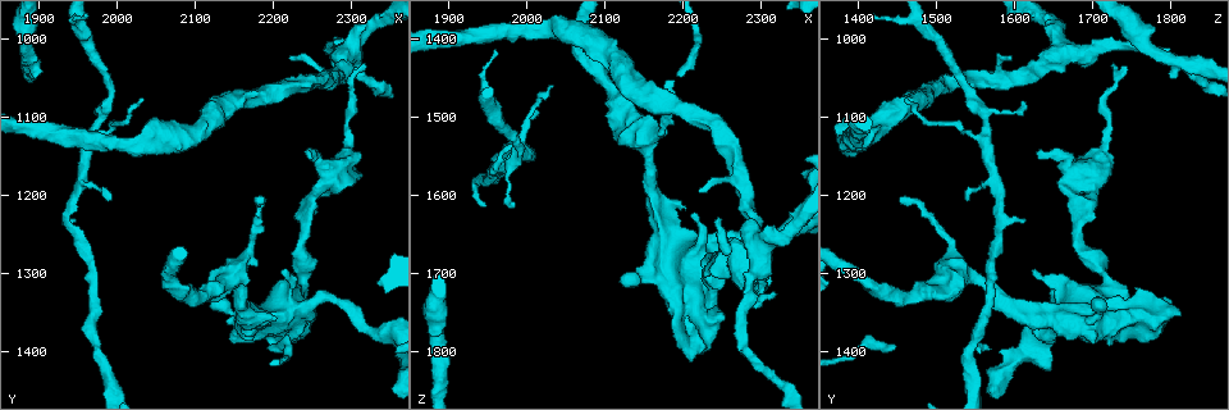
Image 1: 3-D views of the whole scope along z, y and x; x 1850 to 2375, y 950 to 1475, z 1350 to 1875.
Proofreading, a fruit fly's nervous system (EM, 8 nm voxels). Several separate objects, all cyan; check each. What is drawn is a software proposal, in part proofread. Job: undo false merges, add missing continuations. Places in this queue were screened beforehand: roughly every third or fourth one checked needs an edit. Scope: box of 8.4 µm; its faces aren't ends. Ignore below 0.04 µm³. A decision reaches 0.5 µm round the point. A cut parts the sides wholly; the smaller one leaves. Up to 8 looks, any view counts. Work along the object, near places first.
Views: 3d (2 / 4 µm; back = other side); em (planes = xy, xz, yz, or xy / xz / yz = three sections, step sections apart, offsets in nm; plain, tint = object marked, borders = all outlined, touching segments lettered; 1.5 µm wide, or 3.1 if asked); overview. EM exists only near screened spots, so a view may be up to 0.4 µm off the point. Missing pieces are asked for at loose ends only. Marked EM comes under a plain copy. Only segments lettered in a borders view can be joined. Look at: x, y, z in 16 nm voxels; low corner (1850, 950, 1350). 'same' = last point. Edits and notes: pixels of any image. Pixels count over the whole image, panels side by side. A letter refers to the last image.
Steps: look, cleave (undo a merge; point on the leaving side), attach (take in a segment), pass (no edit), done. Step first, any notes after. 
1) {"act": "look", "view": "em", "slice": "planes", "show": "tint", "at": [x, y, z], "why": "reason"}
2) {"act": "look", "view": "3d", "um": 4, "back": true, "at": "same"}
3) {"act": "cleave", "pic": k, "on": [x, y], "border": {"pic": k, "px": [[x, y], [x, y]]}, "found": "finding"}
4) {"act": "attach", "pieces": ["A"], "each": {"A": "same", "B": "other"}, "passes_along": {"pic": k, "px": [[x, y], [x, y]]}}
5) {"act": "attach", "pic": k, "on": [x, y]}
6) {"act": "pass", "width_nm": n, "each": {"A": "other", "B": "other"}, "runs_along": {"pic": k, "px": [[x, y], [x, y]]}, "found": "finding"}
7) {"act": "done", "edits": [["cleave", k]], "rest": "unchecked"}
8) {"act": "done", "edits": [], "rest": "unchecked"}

{"act": "look", "view": "em", "slice": "planes", "show": "borders", "at": [1985, 1080, 1610], "why": "tapers out"}

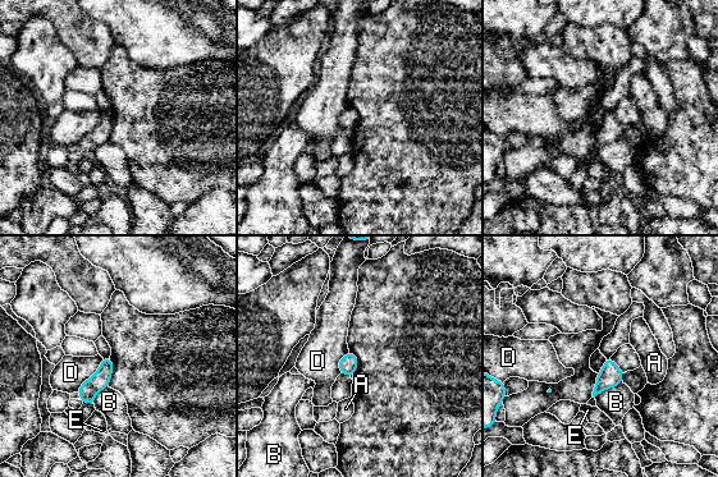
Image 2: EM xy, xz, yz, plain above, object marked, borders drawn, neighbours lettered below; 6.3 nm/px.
{"act": "pass", "width_nm": 110, "each": {"A": "other", "B": "other", "D": "other", "E": "other"}, "border": {"pic": 2, "px": [[103, 358], [99, 367], [74, 391]]}, "found": "none of them fits"}

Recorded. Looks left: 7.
{"act": "look", "view": "3d", "um": 2, "at": [1950, 1235, 1615], "why": "an open end"}

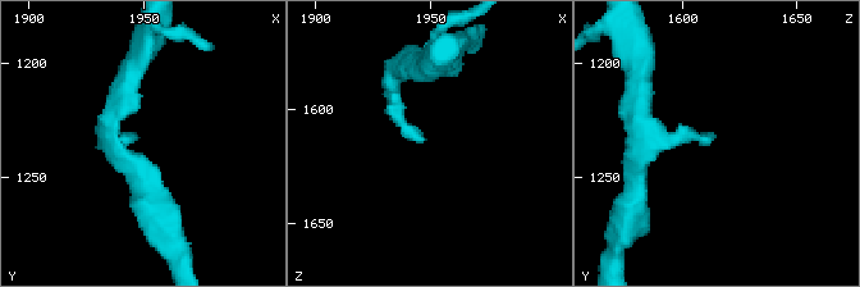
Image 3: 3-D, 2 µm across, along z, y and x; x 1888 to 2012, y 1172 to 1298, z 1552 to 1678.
{"act": "look", "view": "em", "slice": "xy", "step": 8, "show": "tint", "at": [1946, 1230, 1612]}

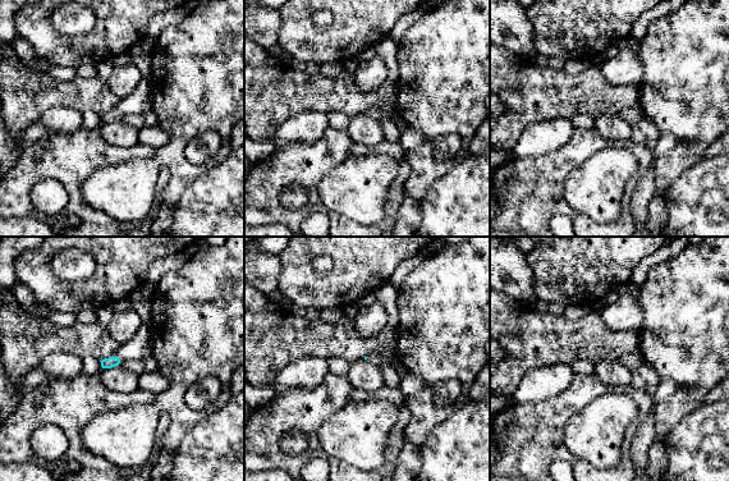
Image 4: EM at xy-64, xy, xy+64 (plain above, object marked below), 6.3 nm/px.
{"act": "look", "view": "em", "slice": "planes", "show": "borders", "at": "same"}

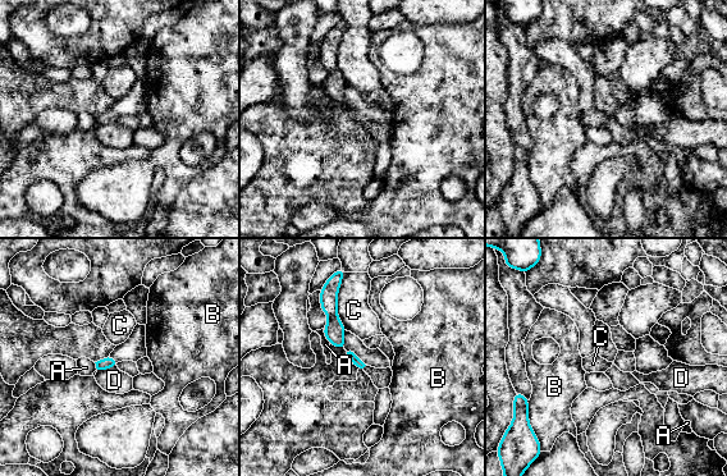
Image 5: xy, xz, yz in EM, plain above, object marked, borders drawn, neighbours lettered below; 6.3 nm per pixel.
{"act": "pass", "each": {"A": "other", "B": "other", "C": "other", "D": "other"}, "border": {"pic": 5, "px": [[117, 366], [97, 370]]}, "found": "no lettered segment goes on from it"}

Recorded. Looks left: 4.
{"act": "look", "view": "em", "slice": "planes", "show": "borders", "at": [2210, 1350, 1810]}

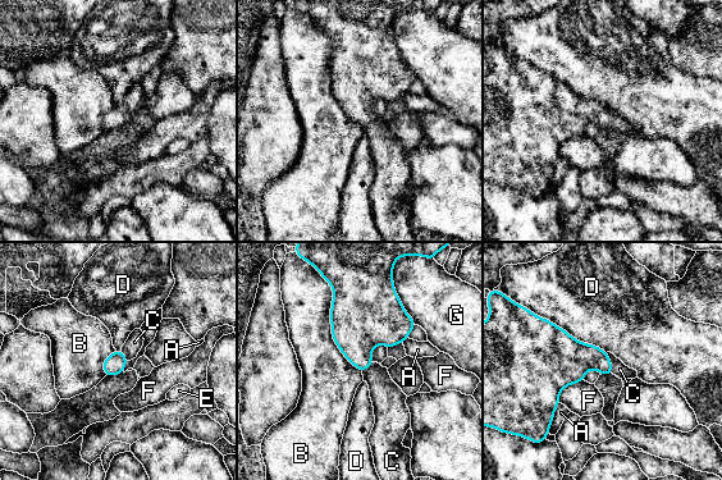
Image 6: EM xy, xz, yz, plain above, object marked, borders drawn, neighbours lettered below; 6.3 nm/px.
{"act": "attach", "pieces": ["C"], "each": {"A": "other", "B": "other", "C": "same", "D": "other", "E": "other", "F": "other", "G": "other"}, "found": "it goes on there"}

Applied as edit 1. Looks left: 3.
{"act": "done", "edits": [["attach", 6]], "rest": "unchecked"}

